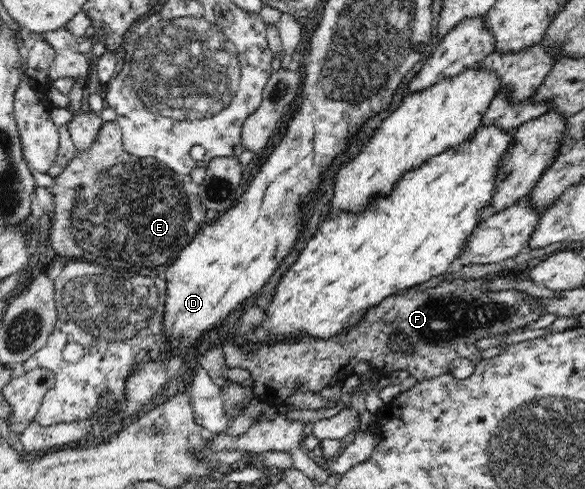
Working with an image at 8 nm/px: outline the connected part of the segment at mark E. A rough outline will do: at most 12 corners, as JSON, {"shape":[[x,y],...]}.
{"shape":[[116,120],[55,178],[69,260],[157,270],[200,230]]}

